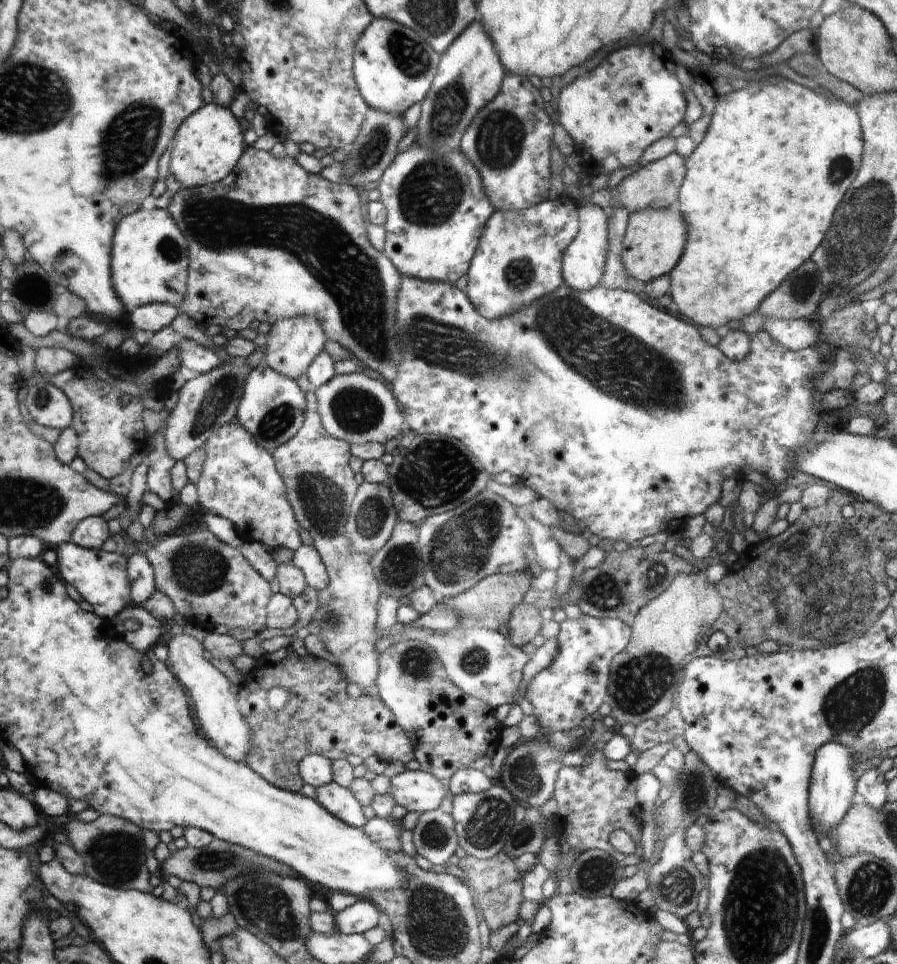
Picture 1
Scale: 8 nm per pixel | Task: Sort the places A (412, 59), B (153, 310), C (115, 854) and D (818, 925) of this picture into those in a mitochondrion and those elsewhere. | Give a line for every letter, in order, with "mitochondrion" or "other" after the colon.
A: mitochondrion
B: other
C: mitochondrion
D: mitochondrion

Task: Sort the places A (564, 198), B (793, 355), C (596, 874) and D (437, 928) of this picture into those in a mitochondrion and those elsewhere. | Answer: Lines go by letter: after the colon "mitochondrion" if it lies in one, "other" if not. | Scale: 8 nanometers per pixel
A: other
B: other
C: mitochondrion
D: mitochondrion

